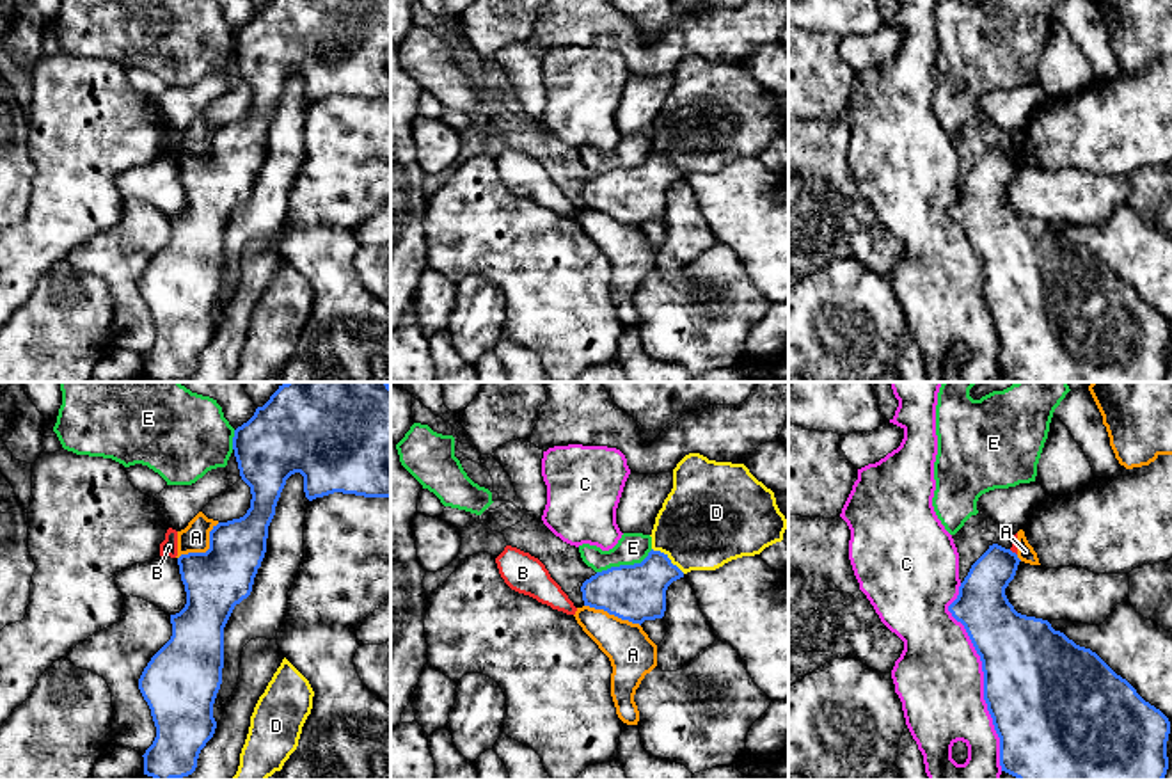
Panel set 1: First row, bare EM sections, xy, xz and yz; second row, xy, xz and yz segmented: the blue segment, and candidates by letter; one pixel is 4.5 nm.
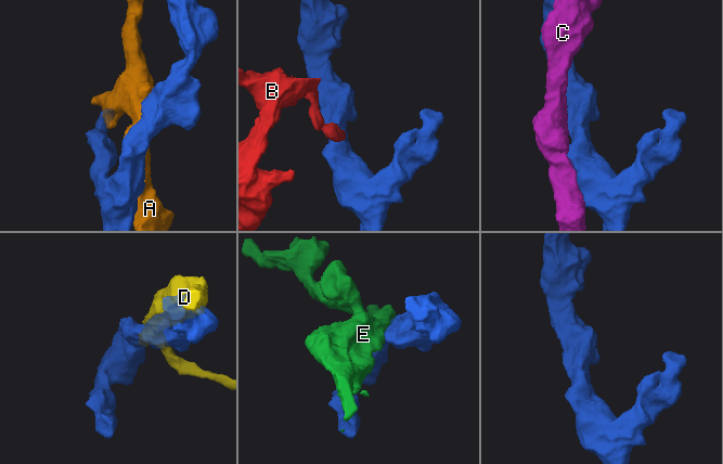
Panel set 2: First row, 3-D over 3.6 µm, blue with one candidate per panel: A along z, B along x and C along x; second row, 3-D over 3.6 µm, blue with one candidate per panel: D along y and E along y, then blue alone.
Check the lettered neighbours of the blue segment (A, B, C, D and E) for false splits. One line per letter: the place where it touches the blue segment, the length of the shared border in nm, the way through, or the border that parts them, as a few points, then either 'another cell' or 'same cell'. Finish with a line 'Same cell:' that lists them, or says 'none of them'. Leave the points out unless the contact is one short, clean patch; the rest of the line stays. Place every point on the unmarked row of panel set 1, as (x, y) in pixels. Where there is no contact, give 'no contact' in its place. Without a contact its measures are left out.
A: xy (206, 153) | 260 nm | another cell
B: yz (1011, 153) | 50 nm | along yz (1009, 151), (1016, 157) | another cell
C: yz (984, 279) | 850 nm | another cell
D: xz (668, 160) | 190 nm | another cell
E: xz (624, 167) | 280 nm | another cell
Same cell: none of them

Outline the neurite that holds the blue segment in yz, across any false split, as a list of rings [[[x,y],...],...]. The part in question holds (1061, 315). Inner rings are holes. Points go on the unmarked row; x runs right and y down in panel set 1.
[[[989,147],[948,208],[982,263],[984,302],[1000,339],[1002,373],[1018,382],[1163,382],[1168,320],[1096,254],[1055,233],[1048,222],[1014,211],[1005,190],[1019,163],[1010,151]]]

